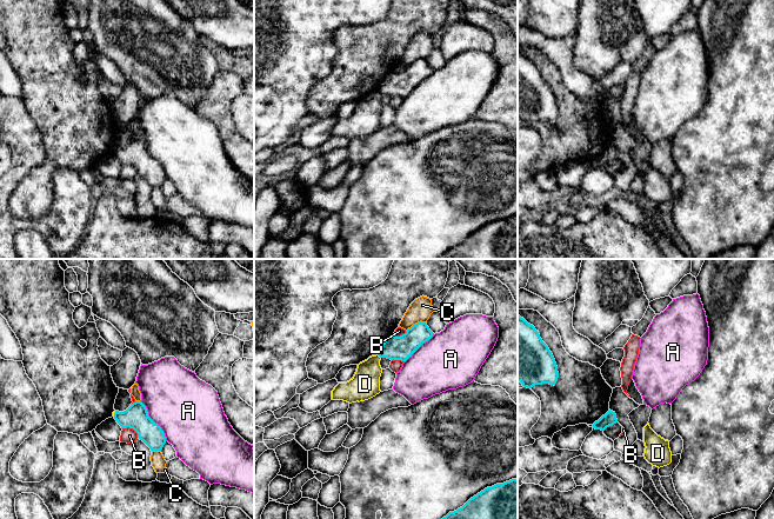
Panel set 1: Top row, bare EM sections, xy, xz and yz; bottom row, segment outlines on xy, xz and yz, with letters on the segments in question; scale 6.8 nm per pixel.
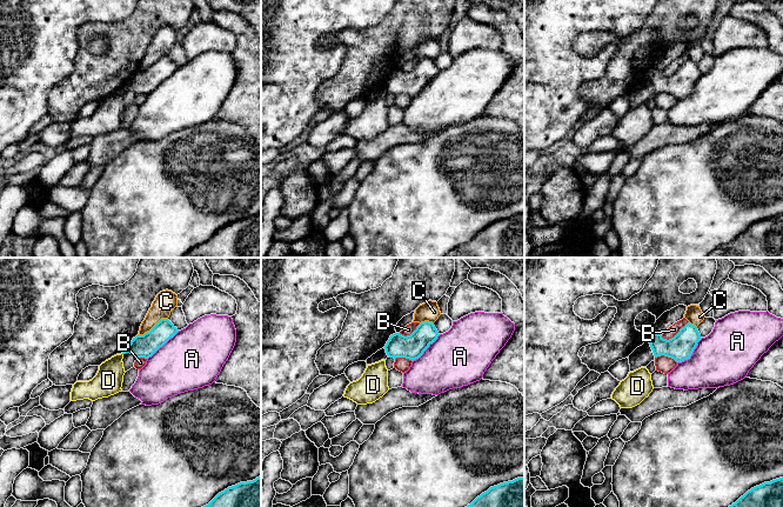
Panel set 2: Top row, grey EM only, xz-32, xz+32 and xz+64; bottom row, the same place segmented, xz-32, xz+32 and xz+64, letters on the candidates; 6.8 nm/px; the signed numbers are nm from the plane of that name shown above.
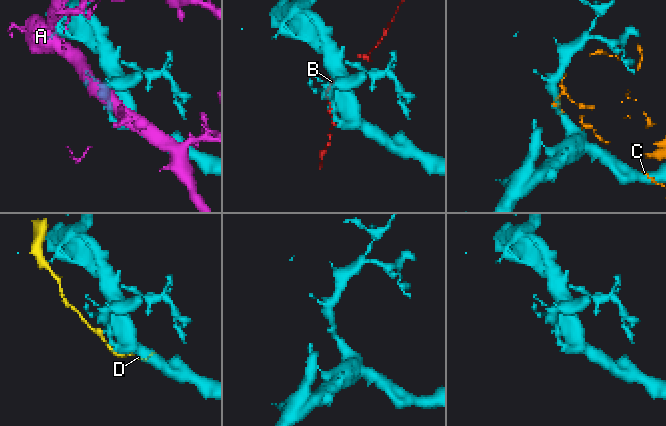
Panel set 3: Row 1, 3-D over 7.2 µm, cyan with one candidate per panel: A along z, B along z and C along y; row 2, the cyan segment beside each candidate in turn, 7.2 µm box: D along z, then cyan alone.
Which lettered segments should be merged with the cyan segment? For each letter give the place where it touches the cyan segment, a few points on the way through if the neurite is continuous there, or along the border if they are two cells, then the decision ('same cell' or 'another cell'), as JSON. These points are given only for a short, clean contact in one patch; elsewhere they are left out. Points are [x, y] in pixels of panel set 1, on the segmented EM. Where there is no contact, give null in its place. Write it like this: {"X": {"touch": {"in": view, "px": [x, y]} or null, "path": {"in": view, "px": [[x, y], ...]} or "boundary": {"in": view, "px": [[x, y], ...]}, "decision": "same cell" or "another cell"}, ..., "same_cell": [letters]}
{"A": {"touch": {"in": "xy", "px": [152, 420]}, "decision": "another cell"}, "B": {"touch": {"in": "xy", "px": [132, 427]}, "decision": "another cell"}, "C": {"touch": {"in": "xz", "px": [415, 324]}, "decision": "another cell"}, "D": {"touch": {"in": "xz", "px": [379, 356]}, "decision": "another cell"}, "same_cell": []}

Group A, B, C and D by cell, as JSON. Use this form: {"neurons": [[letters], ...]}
{"neurons": [["A"], ["B"], ["C"], ["D"]]}

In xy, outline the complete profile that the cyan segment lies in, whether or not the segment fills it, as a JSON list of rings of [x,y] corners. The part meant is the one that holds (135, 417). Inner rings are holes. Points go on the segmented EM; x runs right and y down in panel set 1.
[[[135,401],[124,411],[115,411],[114,419],[121,428],[133,428],[138,438],[142,440],[151,451],[161,451],[166,444],[166,437],[161,427],[149,417],[146,406],[141,401]]]

